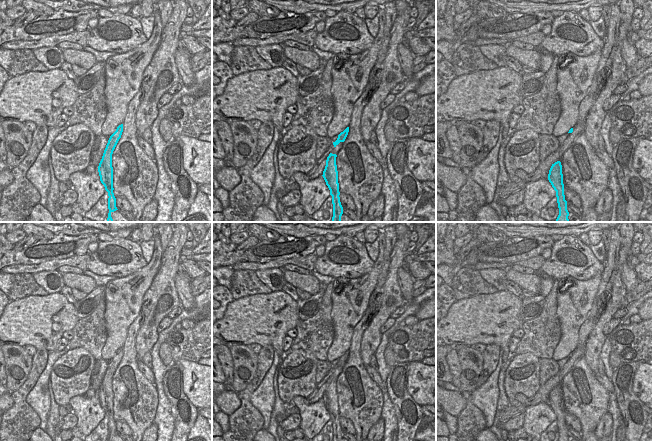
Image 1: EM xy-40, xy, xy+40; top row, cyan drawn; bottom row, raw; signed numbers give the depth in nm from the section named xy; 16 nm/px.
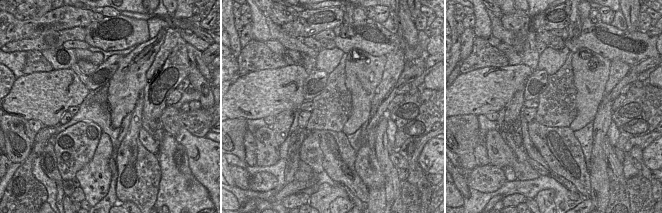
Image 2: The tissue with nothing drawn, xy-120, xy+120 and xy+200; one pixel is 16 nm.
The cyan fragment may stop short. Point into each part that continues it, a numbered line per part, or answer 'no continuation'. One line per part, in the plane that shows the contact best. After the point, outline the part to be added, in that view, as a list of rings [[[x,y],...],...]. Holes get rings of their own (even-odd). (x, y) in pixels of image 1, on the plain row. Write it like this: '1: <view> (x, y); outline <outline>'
no continuation

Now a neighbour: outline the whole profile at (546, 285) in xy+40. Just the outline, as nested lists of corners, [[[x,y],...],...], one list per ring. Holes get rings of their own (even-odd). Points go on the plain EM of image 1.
[[[551,277],[541,278],[540,294],[543,297],[547,297],[553,287],[553,284],[554,284],[553,278]]]

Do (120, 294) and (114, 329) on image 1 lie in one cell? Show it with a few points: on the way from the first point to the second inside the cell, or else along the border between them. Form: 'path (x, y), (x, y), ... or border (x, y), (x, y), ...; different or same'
path (120, 303), (118, 320); same

